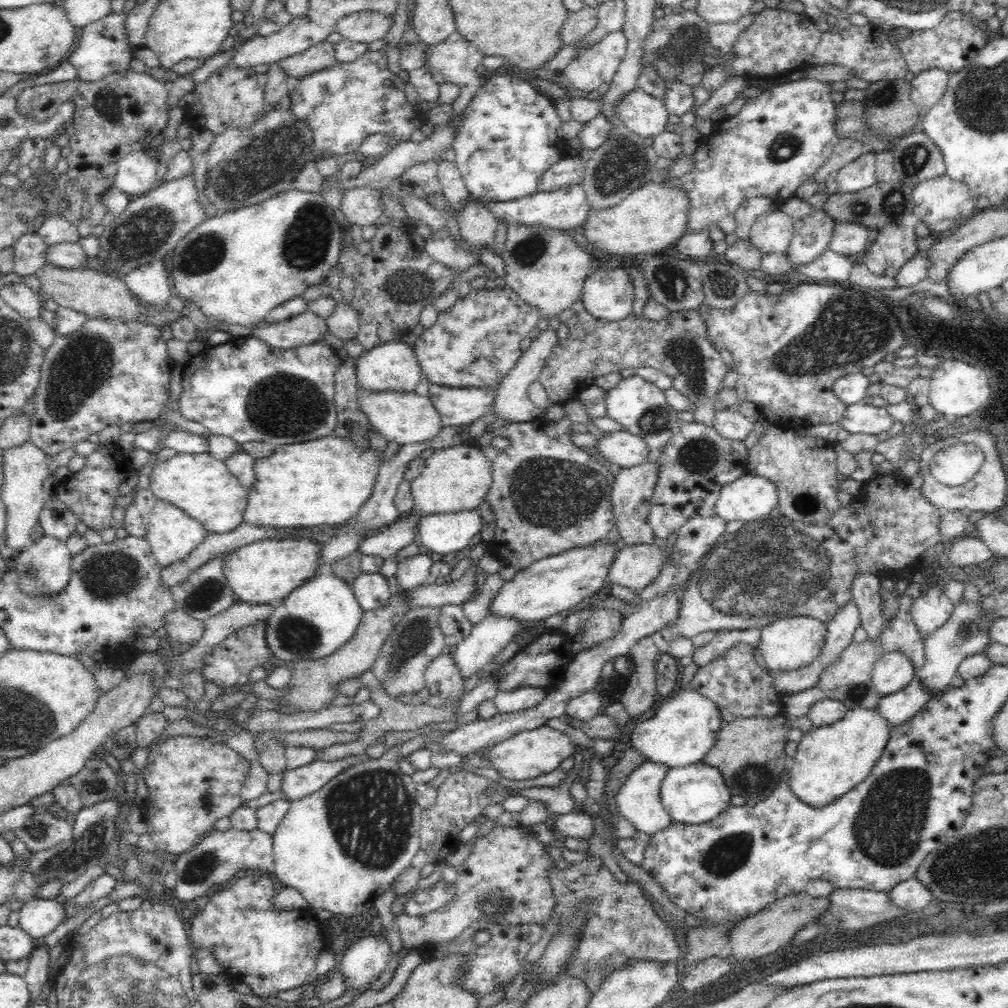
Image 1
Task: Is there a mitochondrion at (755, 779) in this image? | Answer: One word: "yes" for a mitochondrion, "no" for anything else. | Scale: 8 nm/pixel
yes

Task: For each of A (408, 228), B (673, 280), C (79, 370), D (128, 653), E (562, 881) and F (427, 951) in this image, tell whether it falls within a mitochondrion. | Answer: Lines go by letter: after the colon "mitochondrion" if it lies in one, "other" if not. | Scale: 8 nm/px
A: other
B: mitochondrion
C: mitochondrion
D: other
E: other
F: other

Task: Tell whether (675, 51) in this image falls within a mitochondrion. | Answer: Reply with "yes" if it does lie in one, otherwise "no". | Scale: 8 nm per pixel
yes

